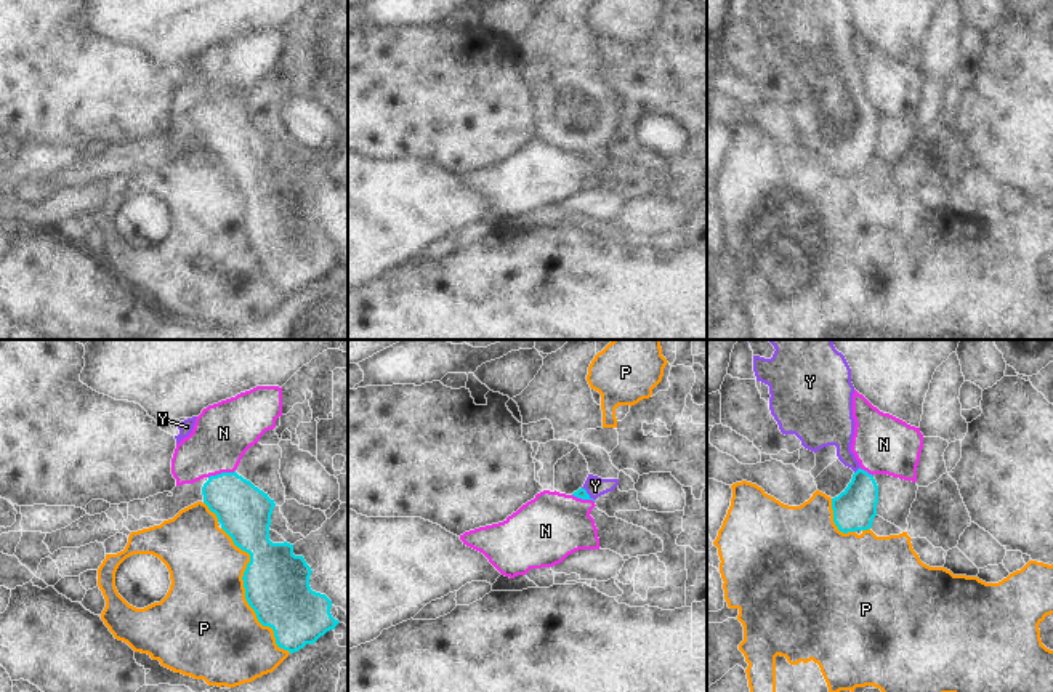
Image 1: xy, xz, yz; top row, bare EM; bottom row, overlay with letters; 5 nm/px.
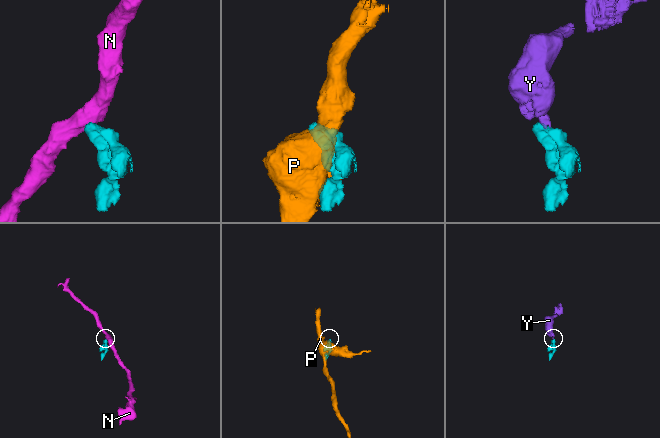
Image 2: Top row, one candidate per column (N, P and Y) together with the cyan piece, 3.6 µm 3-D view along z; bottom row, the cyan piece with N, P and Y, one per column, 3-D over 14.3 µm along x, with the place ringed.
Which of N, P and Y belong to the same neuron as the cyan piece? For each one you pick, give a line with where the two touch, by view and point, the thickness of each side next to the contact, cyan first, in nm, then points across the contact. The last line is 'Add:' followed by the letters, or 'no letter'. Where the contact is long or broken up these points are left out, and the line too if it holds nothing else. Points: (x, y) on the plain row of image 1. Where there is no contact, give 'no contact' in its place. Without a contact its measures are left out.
Y: meets cyan in yz at (858, 111); 200 nm thick on the cyan side, 190 nm on the other; runs through yz (855, 149), (858, 144), (858, 111), (834, 68)
Add: Y

